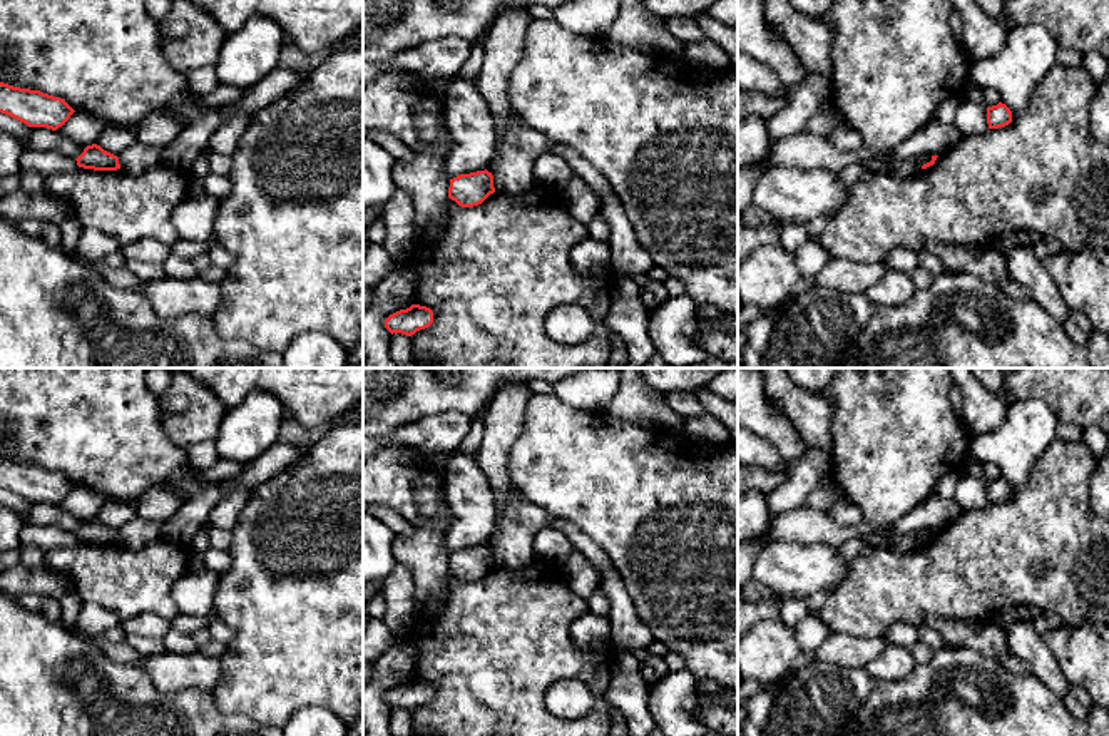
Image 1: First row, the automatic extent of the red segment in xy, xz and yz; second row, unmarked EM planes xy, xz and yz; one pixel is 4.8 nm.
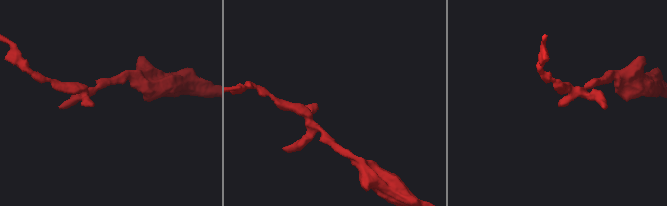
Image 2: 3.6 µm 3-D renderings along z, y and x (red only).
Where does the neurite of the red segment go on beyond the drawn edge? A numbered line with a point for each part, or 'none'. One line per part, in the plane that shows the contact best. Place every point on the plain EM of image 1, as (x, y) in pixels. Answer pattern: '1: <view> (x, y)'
none

